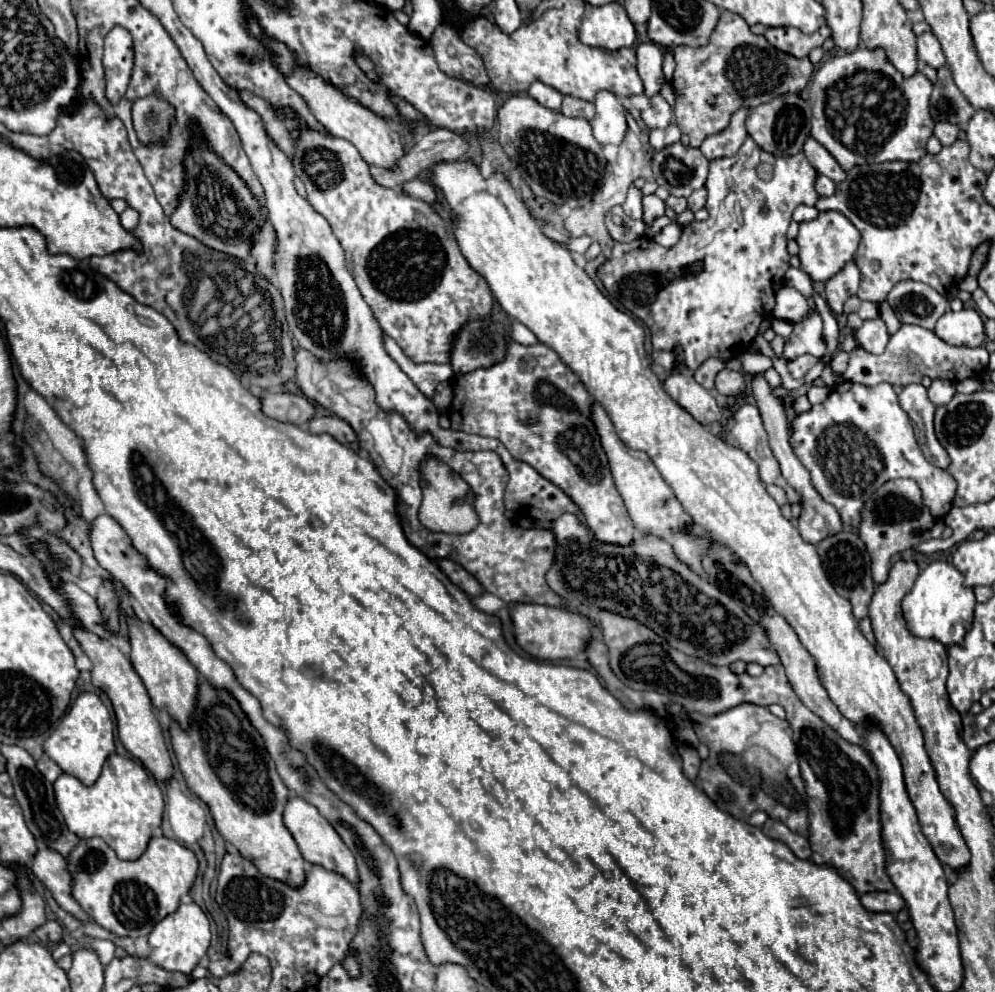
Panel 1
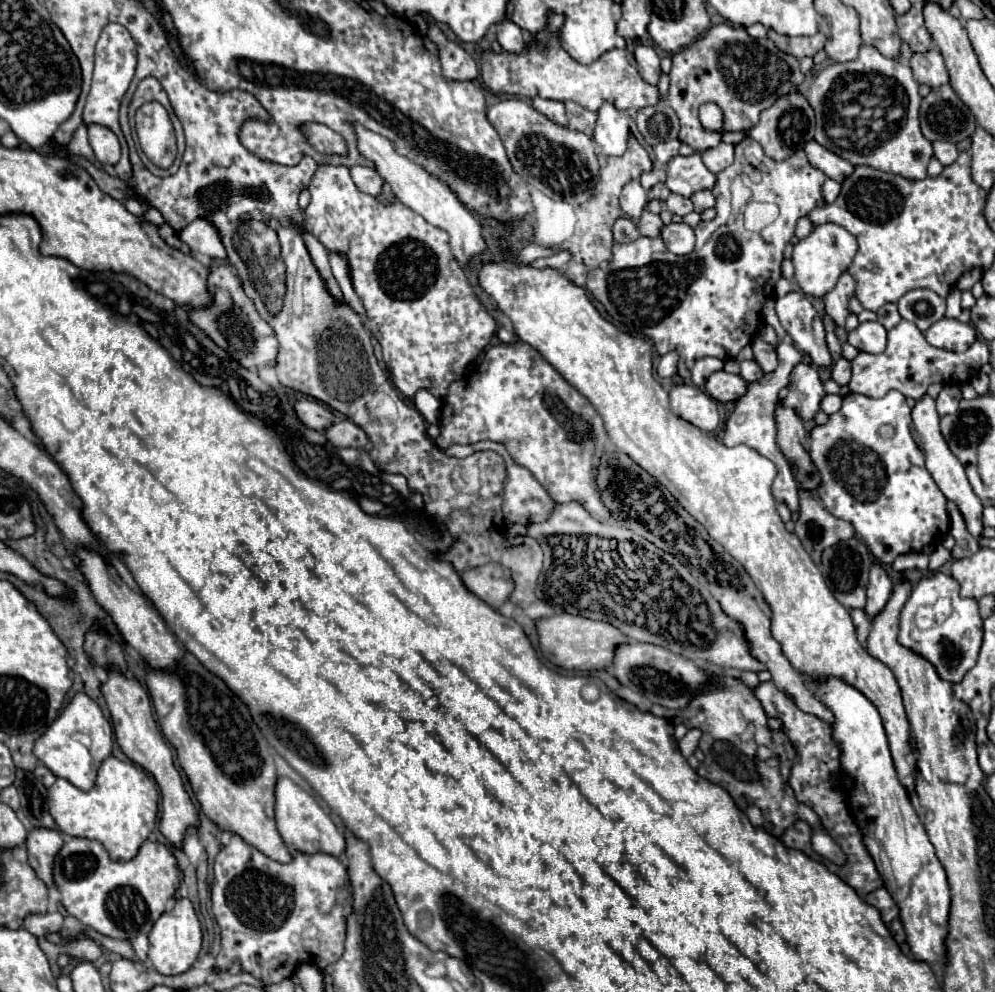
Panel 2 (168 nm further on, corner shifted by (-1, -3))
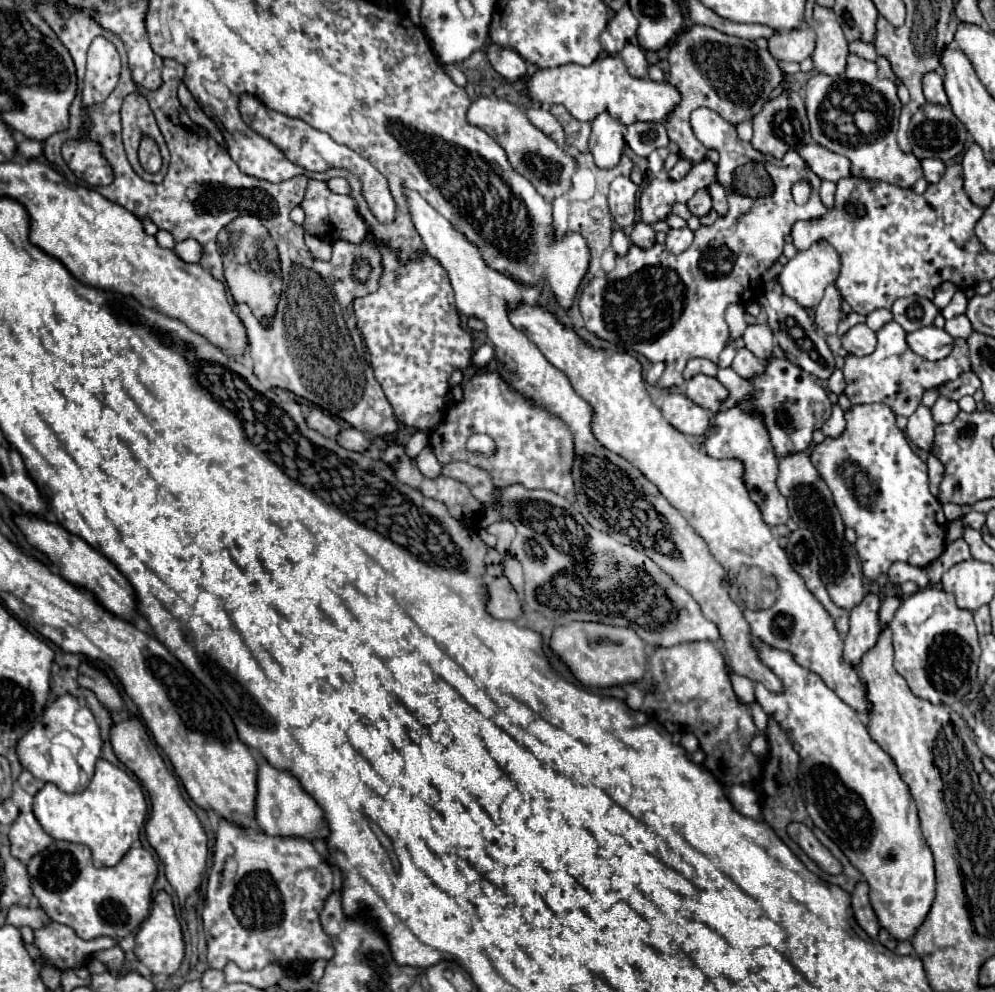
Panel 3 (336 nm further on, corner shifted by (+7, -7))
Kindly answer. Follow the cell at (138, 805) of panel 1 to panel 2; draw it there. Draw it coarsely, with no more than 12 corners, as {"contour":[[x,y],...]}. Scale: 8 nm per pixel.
{"contour":[[103,760],[95,786],[65,778],[49,810],[69,836],[131,860],[155,828],[157,782]]}

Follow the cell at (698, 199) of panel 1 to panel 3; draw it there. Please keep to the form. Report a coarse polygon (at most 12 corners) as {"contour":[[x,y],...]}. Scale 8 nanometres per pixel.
{"contour":[[697,190],[687,202],[693,216],[705,216],[711,210],[711,196]]}

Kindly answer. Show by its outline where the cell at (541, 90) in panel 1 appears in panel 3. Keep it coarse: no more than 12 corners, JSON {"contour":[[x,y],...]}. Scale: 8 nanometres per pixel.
{"contour":[[529,108],[529,120],[565,146],[563,126],[547,108]]}

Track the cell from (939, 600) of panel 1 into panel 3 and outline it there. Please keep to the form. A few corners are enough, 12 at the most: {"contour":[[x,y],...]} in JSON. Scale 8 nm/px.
{"contour":[[941,588],[903,598],[889,622],[911,692],[957,706],[979,634]]}

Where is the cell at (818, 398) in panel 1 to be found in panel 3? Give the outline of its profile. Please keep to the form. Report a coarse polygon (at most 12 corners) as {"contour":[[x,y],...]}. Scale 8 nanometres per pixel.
{"contour":[[833,404],[829,420],[823,424],[825,436],[839,436],[845,428],[843,410]]}

